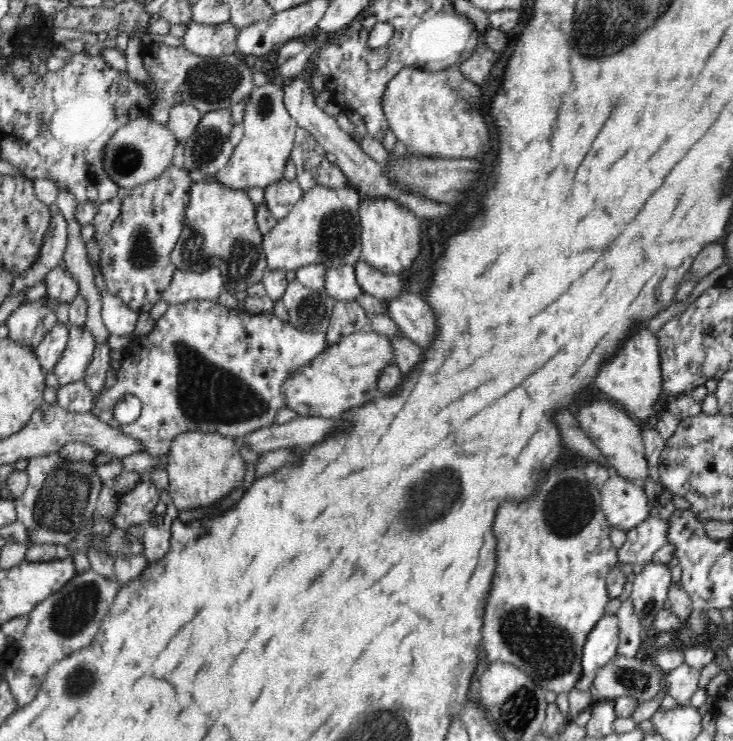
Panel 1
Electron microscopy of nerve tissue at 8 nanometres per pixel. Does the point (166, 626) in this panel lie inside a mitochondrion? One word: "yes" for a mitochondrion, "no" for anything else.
no

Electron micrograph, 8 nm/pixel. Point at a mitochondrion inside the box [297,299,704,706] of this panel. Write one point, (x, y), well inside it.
(548, 648)

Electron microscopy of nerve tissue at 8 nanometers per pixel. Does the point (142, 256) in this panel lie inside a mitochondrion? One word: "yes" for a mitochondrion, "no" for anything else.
yes

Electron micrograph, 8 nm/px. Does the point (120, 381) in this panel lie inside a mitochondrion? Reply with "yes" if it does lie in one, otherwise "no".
no

